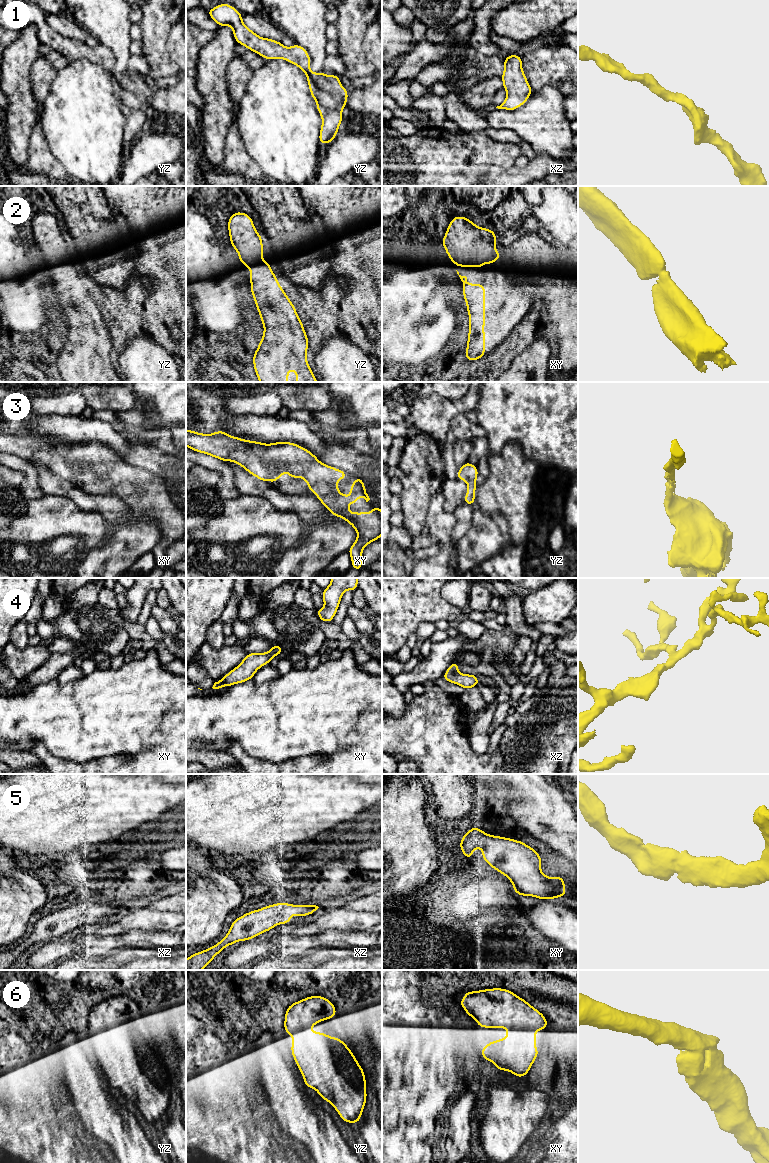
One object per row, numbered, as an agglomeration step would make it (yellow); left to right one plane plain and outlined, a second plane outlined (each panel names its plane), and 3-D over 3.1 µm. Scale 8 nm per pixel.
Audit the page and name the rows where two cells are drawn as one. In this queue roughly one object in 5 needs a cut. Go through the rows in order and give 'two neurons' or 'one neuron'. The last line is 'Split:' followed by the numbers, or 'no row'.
1: one neuron
2: one neuron
3: one neuron
4: one neuron
5: one neuron
6: one neuron
Split: no row

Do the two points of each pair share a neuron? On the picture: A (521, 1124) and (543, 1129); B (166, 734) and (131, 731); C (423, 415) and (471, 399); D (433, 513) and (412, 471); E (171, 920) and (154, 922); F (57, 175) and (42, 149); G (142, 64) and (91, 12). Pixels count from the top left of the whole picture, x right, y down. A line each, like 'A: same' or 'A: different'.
A: different
B: different
C: same
D: different
E: same
F: same
G: different

